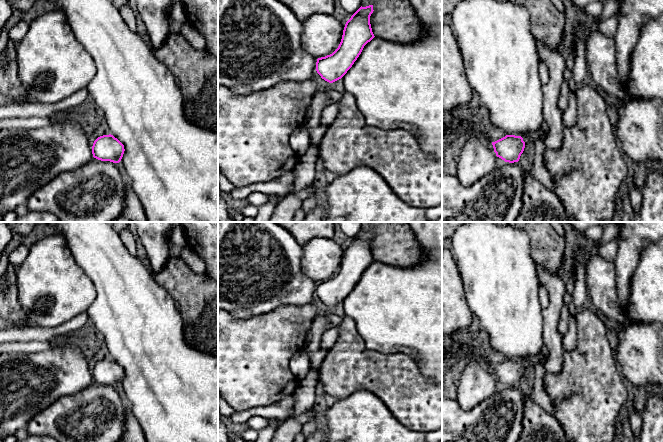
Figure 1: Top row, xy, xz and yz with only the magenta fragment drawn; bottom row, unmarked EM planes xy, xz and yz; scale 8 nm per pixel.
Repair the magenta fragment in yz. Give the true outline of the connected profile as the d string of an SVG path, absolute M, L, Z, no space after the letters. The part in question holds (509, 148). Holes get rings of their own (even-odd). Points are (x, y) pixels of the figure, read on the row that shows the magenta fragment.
M541 127L533 132L527 132L522 137L506 135L505 137L492 142L496 156L505 162L518 162L524 151L526 143L534 143L536 140L545 141L548 138L548 131Z

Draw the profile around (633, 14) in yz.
M620 0L621 7L617 12L618 26L616 34L613 37L616 44L616 62L618 73L623 85L626 85L630 72L630 58L636 46L642 26L649 20L663 14L663 0Z

